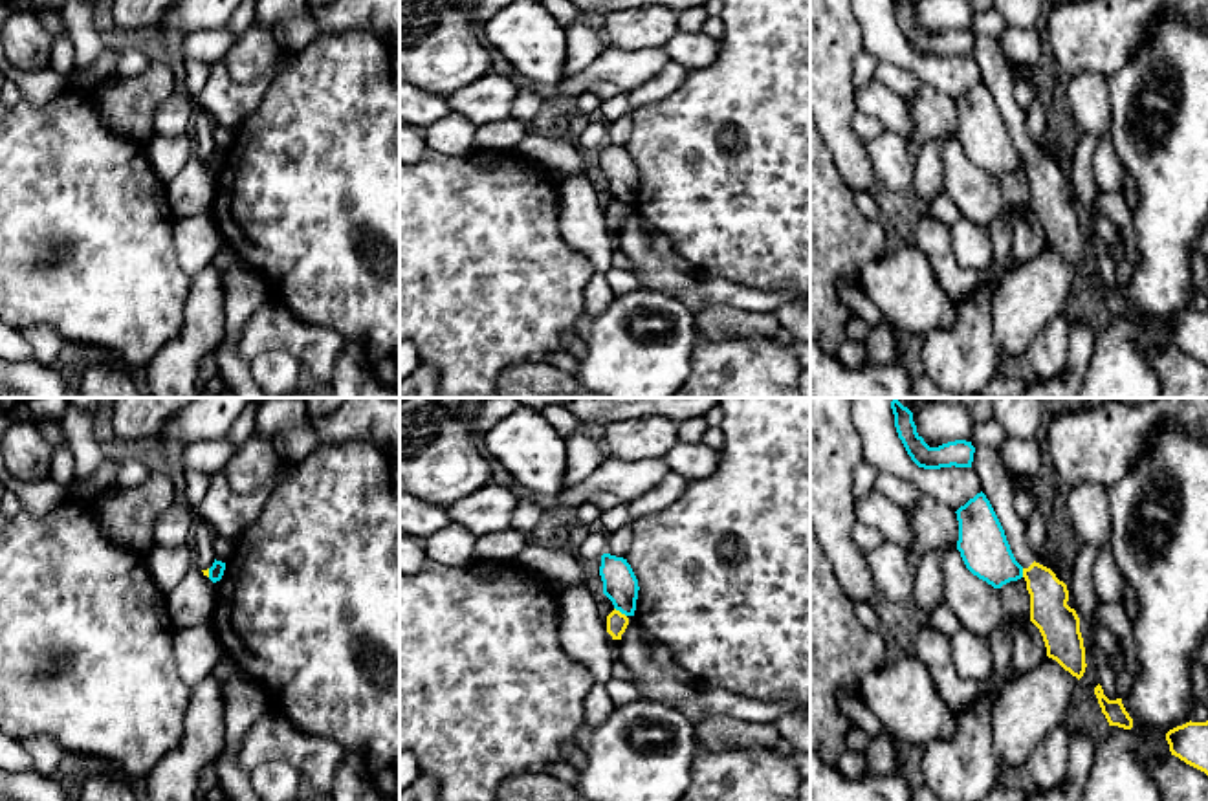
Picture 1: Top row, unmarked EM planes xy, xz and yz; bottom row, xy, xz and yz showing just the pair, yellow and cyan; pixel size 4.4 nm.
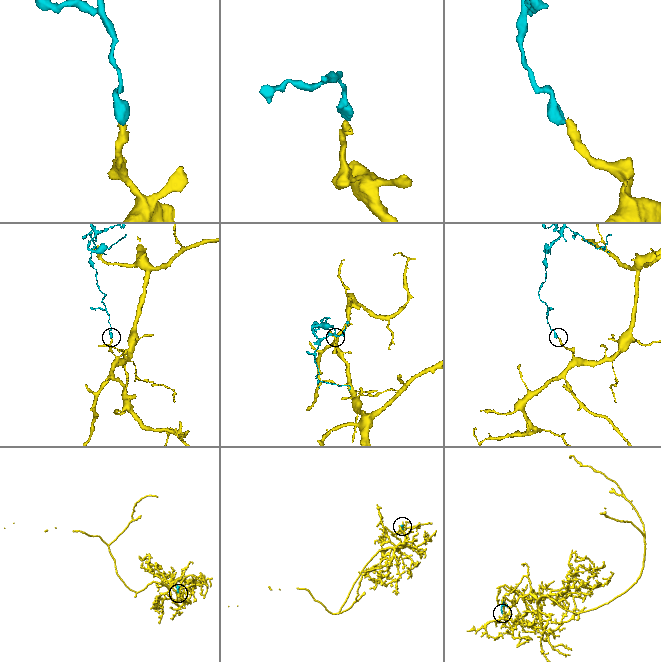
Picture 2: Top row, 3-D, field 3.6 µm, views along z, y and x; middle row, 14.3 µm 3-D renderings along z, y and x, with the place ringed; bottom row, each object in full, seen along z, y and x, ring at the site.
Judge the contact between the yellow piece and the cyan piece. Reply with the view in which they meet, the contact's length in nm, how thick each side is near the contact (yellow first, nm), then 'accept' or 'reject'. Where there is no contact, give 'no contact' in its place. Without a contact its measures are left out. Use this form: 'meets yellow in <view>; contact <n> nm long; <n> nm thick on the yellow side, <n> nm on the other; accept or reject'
meets yellow in xz; contact 70 nm long; 90 nm thick on the yellow side, 160 nm on the other; reject

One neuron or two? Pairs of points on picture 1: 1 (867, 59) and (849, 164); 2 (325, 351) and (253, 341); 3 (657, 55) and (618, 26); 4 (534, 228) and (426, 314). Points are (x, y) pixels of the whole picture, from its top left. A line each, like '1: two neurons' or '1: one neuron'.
1: two neurons
2: one neuron
3: two neurons
4: one neuron

